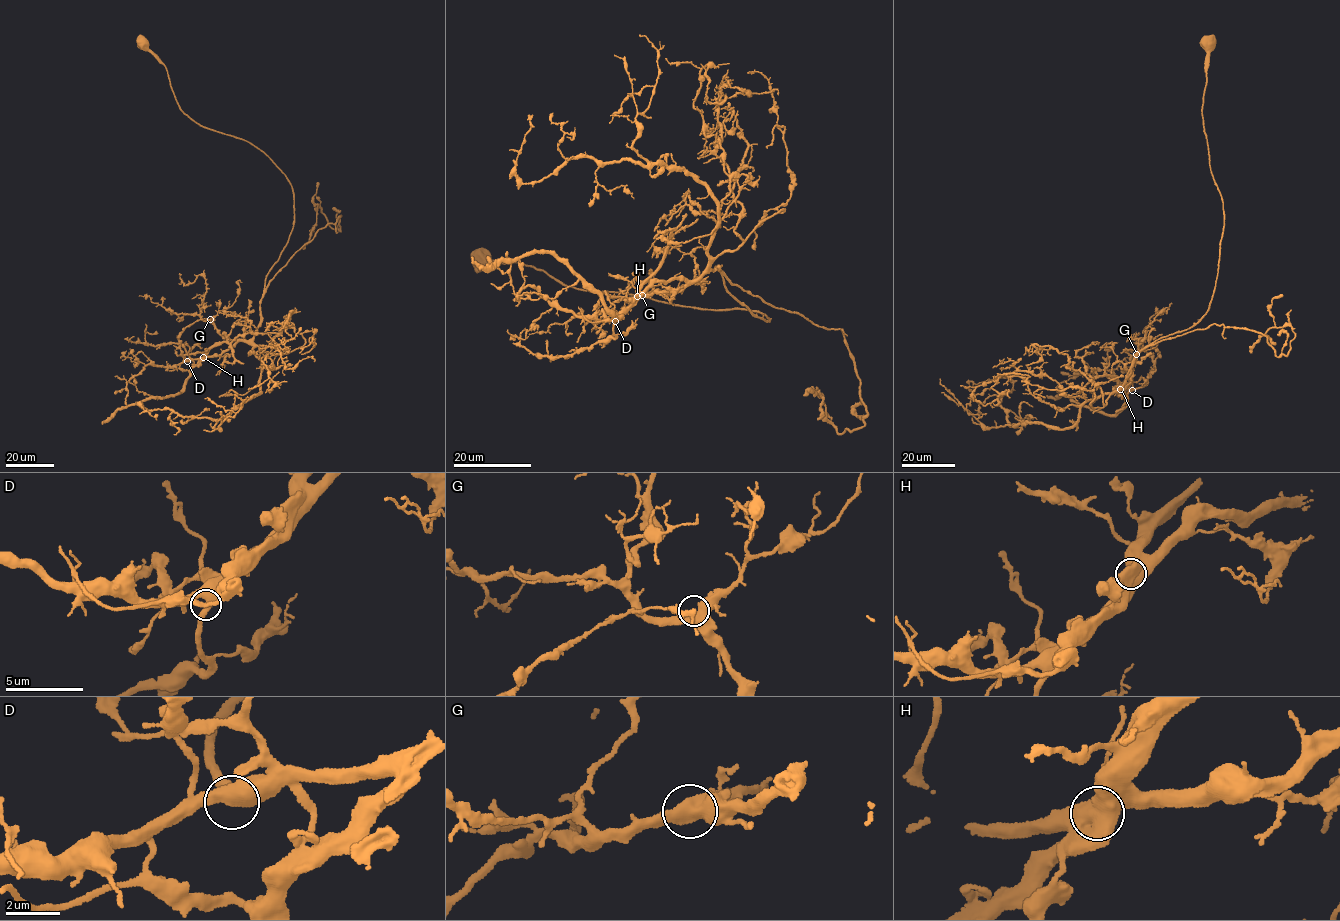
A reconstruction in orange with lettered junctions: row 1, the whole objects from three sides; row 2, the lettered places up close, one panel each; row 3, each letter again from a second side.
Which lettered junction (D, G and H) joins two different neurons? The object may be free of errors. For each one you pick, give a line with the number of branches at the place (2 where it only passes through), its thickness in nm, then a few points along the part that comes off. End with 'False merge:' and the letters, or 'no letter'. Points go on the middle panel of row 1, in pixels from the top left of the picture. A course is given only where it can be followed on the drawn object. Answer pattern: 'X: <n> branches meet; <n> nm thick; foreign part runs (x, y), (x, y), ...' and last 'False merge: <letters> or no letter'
H: 3 branches meet; 600 nm thick; foreign part runs (637, 296), (619, 319), (610, 312), (603, 299), (548, 253), (532, 253), (483, 268), (472, 256)
False merge: H

